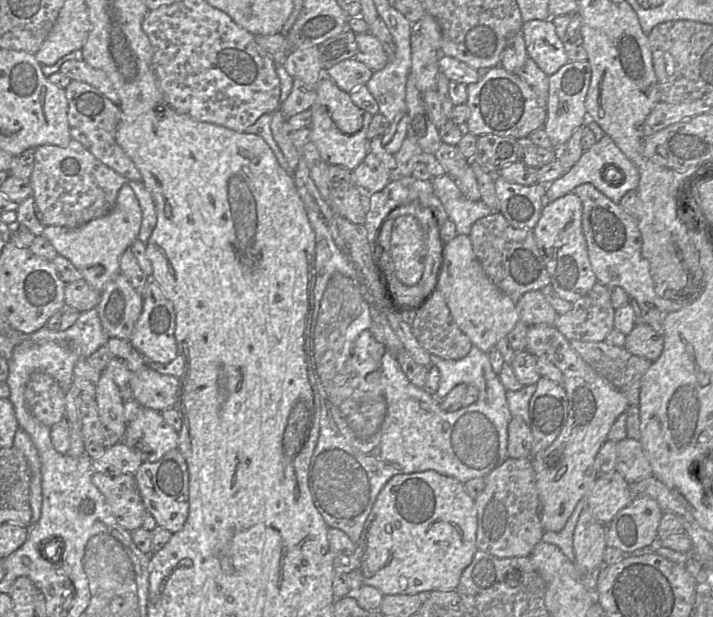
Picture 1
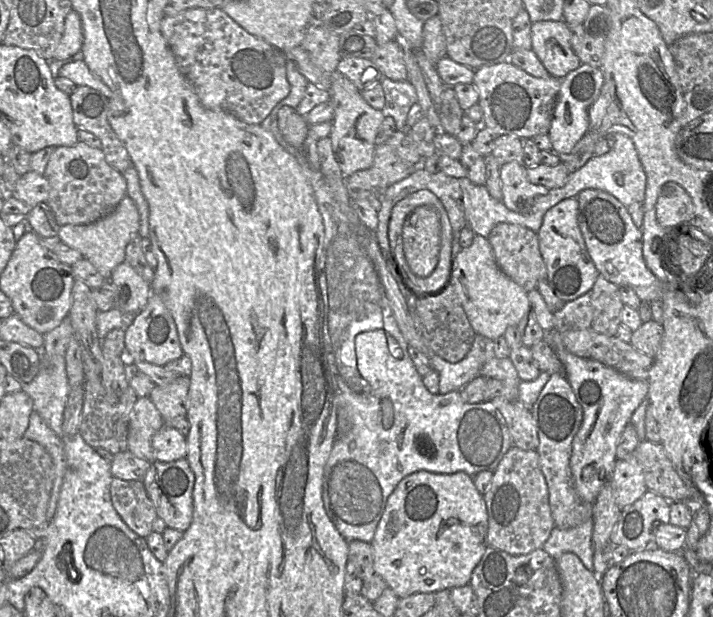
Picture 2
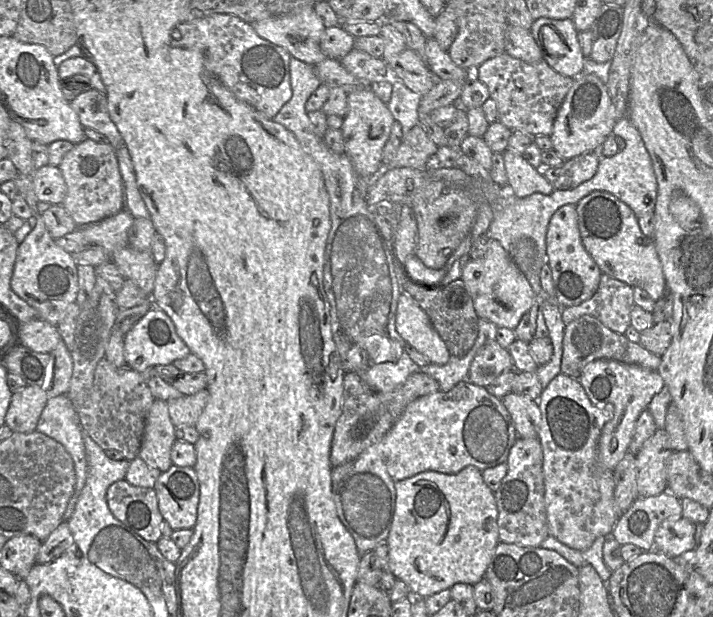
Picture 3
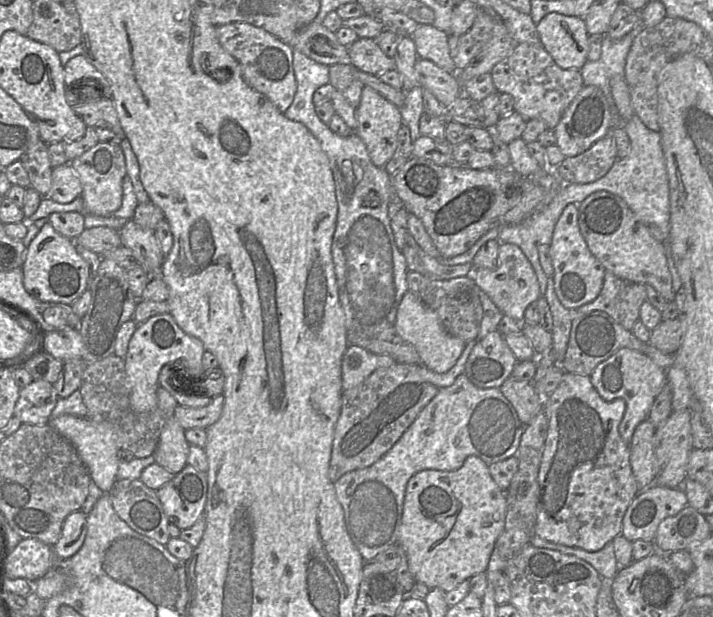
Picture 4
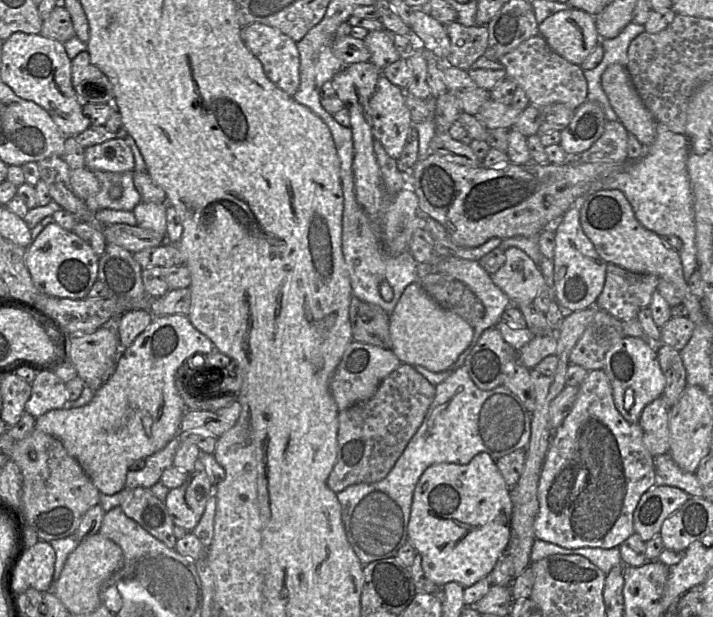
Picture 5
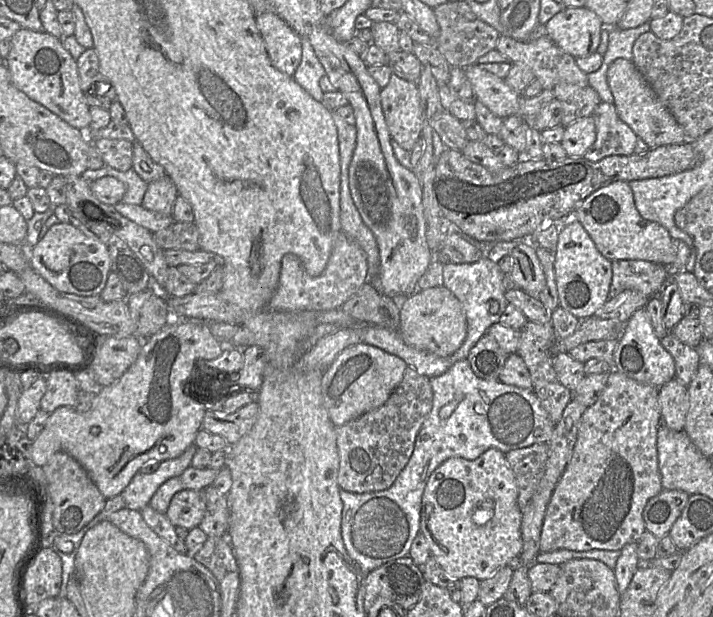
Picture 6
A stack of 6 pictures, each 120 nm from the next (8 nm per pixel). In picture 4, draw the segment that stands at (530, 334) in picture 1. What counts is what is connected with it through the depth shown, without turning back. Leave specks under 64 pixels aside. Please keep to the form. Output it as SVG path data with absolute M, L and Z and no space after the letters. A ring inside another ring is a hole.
M622 348L599 363L589 375L593 386L605 401L615 399L625 401L626 408L619 425L619 434L626 443L630 443L636 427L647 419L652 404L667 383L665 371L645 353Z

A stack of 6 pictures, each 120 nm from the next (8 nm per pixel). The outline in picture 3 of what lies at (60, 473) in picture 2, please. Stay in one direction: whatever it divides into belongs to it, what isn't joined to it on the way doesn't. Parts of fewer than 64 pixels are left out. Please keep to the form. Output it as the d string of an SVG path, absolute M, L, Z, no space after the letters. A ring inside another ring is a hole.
M67 394L48 398L37 423L36 431L64 446L74 462L74 492L82 491L87 478L87 461L82 439L83 428L74 405Z

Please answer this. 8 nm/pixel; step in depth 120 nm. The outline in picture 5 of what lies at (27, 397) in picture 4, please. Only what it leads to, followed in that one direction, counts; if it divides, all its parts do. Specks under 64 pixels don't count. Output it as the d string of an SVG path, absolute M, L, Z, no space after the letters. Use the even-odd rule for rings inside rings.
M41 371L31 383L31 395L24 409L37 419L52 409L63 408L66 401L65 383L54 372Z

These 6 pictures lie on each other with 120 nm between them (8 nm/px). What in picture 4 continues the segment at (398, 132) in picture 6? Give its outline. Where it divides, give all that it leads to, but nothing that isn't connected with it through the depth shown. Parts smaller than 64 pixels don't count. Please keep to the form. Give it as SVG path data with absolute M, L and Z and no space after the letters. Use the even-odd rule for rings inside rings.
M364 86L355 117L357 128L353 132L365 143L372 163L384 167L396 150L397 134L403 125L399 107Z

